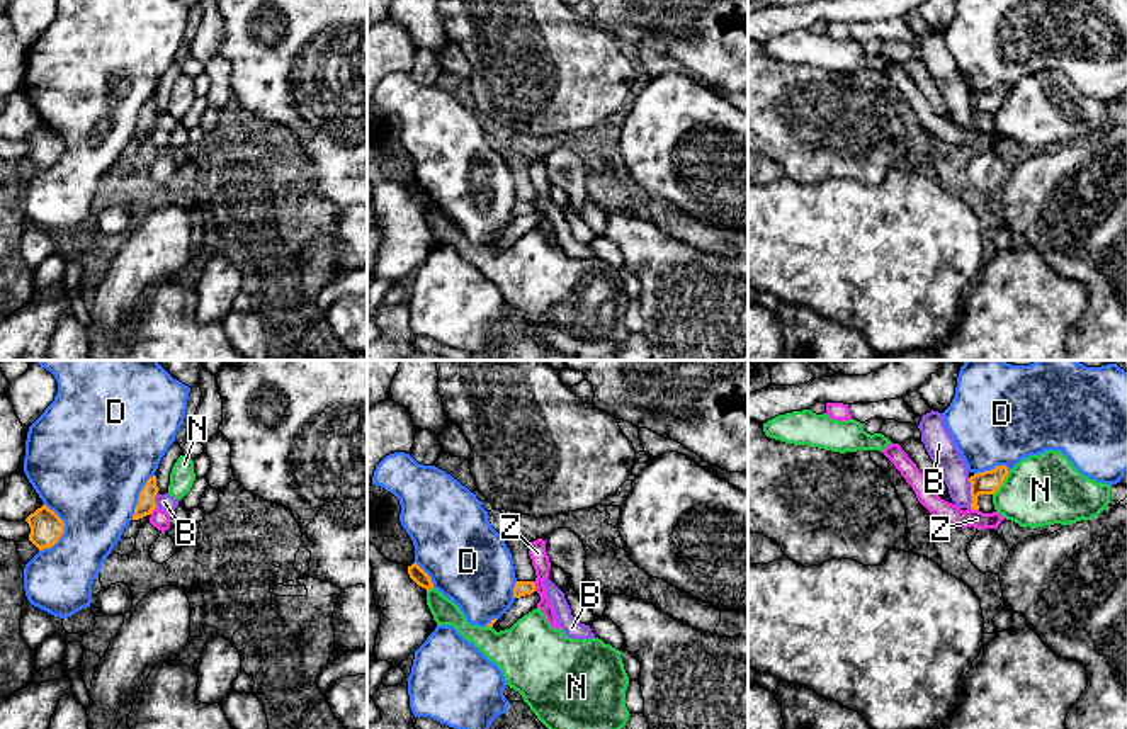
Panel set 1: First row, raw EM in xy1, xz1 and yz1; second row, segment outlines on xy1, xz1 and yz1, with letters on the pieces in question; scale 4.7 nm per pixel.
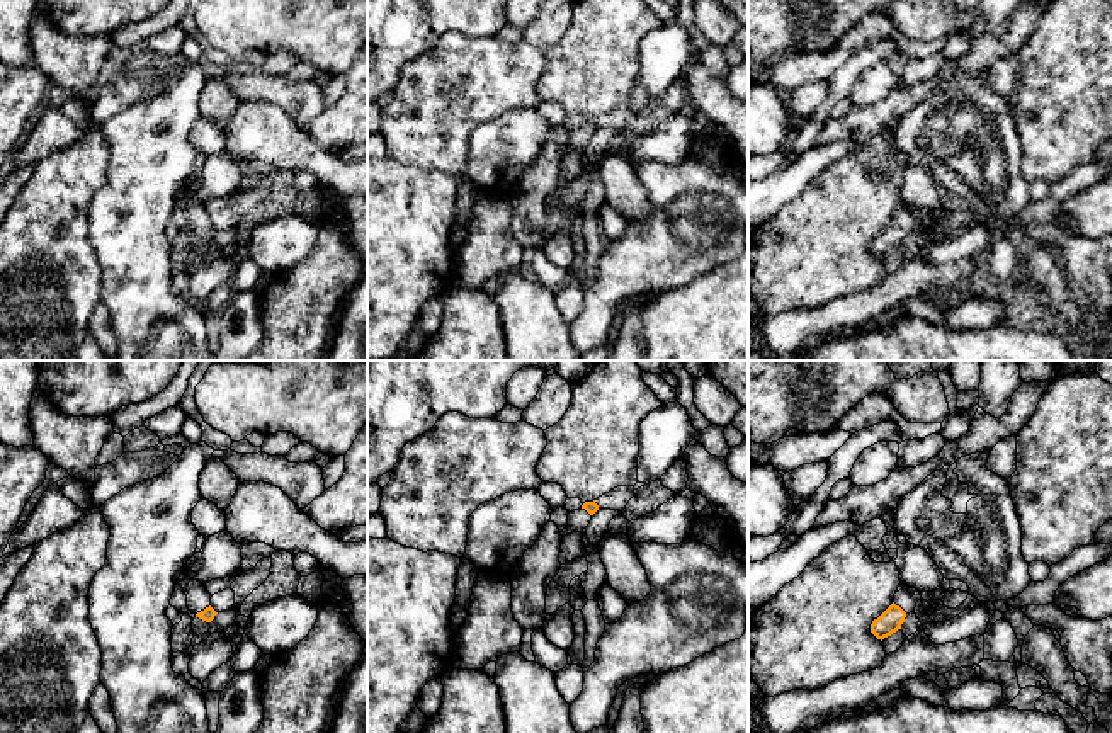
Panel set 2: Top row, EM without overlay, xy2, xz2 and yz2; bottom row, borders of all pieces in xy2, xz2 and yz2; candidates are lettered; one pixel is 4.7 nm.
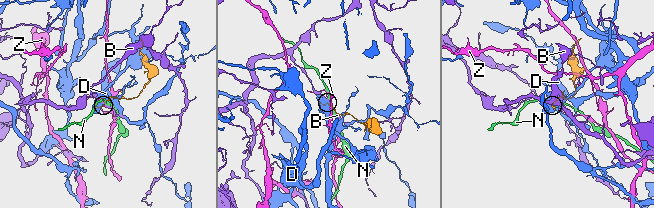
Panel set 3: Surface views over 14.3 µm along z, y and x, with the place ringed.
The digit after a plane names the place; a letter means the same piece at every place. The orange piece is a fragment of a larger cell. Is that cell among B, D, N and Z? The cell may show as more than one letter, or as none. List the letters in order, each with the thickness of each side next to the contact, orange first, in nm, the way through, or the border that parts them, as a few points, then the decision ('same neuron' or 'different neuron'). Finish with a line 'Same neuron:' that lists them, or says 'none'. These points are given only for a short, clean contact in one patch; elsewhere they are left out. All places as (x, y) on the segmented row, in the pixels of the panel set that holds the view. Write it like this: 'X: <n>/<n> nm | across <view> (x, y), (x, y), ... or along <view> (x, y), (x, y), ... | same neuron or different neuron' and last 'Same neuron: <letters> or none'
B: 110/140 nm | along yz1 (968, 478), (971, 507) | different neuron
D: 160/420 nm | different neuron
N: 110/340 nm | different neuron
Z: 70/80 nm | along xz1 (532, 582), (536, 590) | different neuron
Same neuron: none

